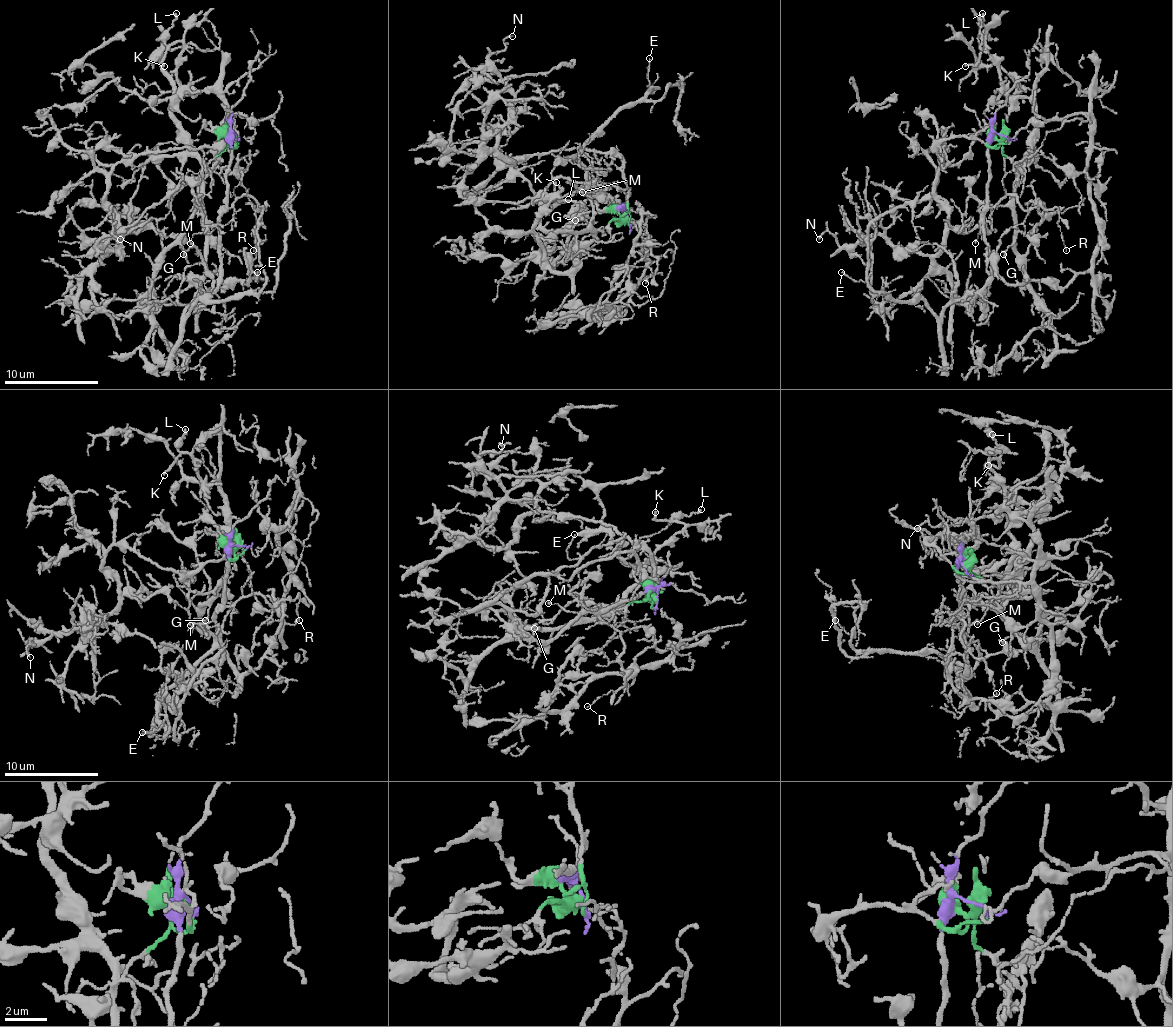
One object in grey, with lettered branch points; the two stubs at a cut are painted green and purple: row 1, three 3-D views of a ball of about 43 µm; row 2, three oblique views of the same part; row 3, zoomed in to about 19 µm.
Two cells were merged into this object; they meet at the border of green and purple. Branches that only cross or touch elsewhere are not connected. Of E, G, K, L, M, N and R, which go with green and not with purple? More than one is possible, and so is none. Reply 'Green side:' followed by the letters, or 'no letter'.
Green side: G, K, L, N

